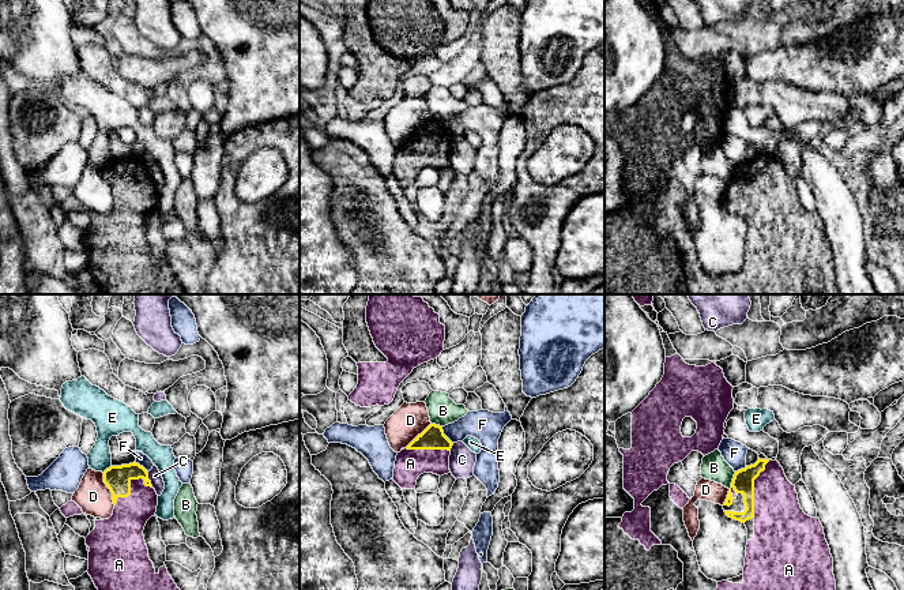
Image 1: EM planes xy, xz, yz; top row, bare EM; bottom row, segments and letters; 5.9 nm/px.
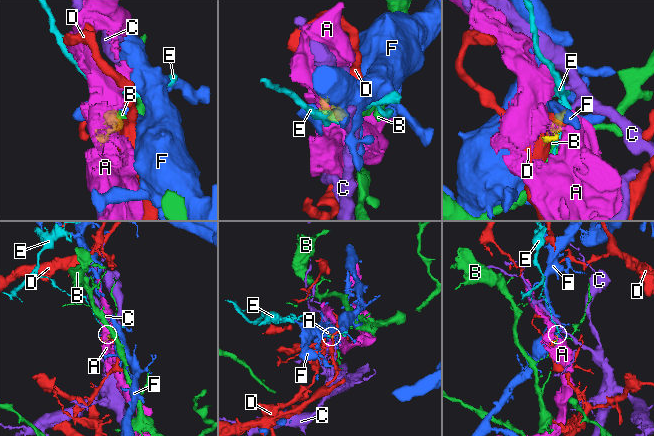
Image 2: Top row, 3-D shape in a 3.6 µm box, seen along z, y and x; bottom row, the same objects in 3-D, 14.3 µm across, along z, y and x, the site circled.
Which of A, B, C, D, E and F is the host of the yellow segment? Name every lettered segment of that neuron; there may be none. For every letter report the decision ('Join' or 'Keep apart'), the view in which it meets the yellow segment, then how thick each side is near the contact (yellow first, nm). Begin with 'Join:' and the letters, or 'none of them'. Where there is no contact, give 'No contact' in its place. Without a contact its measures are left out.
Join: A
A: Join. Touches yellow in xy. Thickness 160 nm (yellow) against 220 nm
B: Keep apart. Touches yellow in yz. Thickness 130 nm (yellow) against 150 nm
C: Keep apart. Touches yellow in xy. Thickness 160 nm (yellow) against 80 nm
D: Keep apart. Touches yellow in xy. Thickness 160 nm (yellow) against 200 nm
E: Keep apart. Touches yellow in xy. Thickness 160 nm (yellow) against 140 nm
F: Keep apart. Touches yellow in xz. Thickness 140 nm (yellow) against 180 nm

